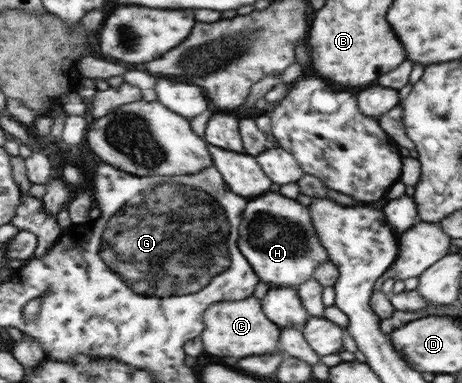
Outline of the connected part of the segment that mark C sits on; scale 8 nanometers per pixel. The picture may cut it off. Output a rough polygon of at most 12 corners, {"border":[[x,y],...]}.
{"border":[[253,295],[206,312],[205,349],[277,353],[283,328]]}

